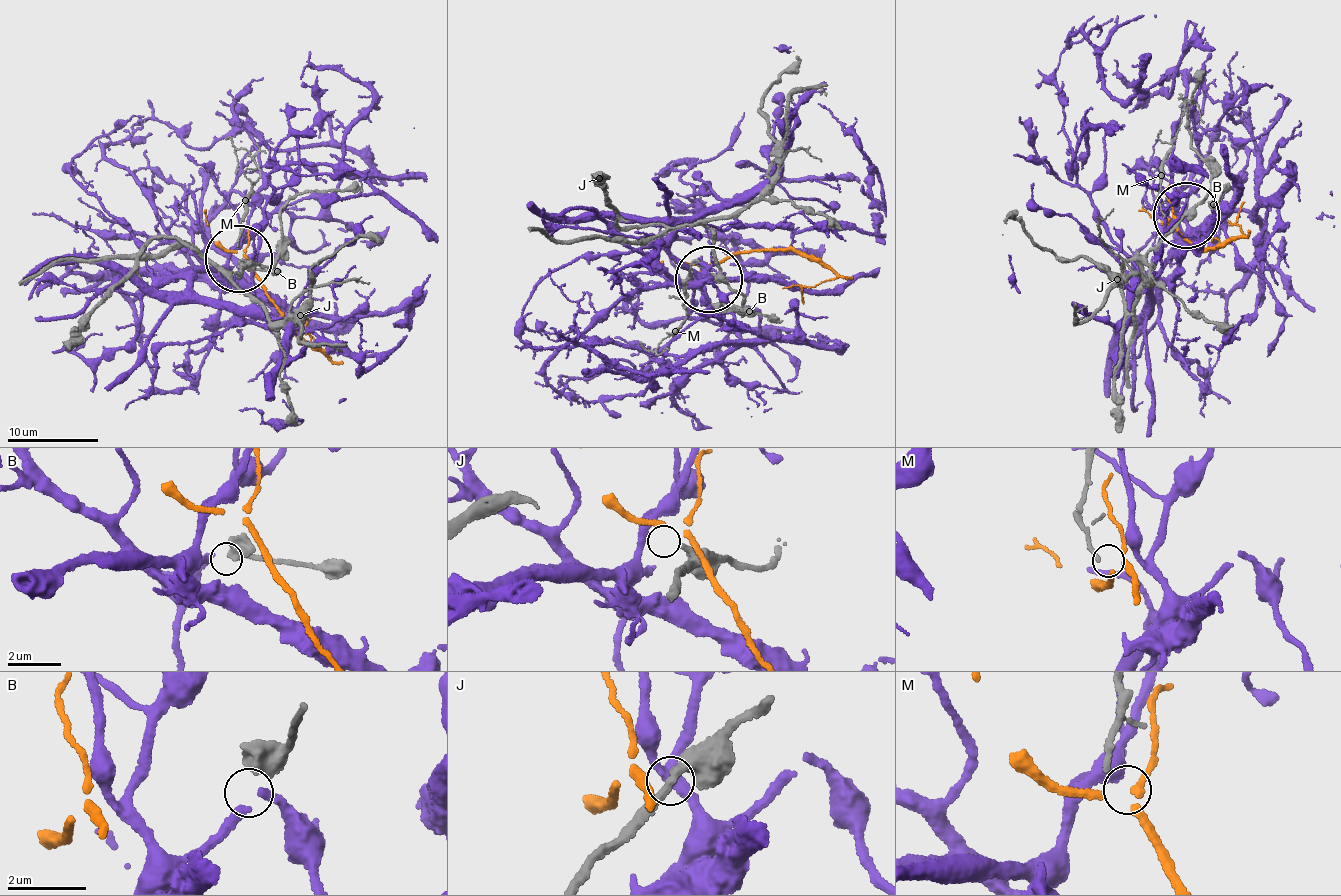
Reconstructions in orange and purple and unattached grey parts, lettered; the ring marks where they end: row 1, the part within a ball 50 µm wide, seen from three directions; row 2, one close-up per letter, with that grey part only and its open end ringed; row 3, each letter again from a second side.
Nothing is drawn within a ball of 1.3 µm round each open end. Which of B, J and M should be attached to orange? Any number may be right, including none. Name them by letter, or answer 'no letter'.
M

